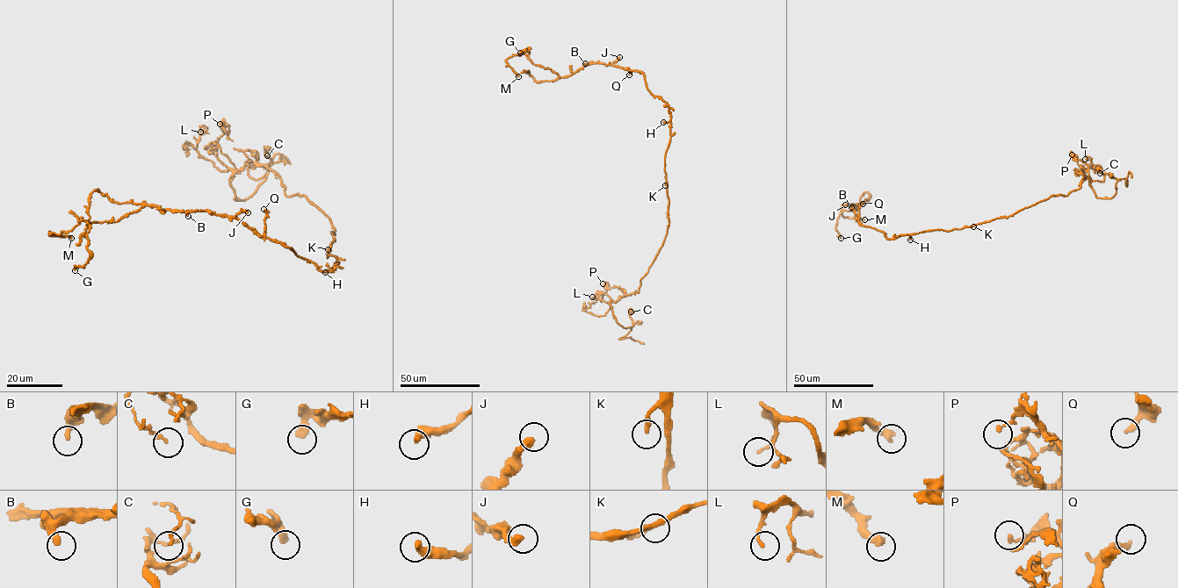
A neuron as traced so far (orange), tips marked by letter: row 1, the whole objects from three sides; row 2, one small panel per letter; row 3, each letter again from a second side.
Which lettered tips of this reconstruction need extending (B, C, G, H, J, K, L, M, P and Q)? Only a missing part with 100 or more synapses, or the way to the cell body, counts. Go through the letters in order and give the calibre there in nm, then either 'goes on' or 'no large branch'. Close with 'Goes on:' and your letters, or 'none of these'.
B: 280 nm thick; no large branch
C: 100 nm thick; no large branch
G: 360 nm thick; no large branch
H: 420 nm thick; no large branch
J: 380 nm thick; no large branch
K: 240 nm thick; no large branch
L: 140 nm thick; no large branch
M: 400 nm thick; no large branch
P: 150 nm thick; no large branch
Q: 240 nm thick; no large branch
Goes on: none of these

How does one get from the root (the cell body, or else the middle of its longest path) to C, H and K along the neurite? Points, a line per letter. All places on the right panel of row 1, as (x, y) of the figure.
C: (954, 229), (1066, 196), (1085, 177), (1097, 197), (1111, 198), (1117, 180), (1097, 168), (1100, 173)
H: (954, 229), (911, 233), (910, 240)
K: (954, 229), (973, 226)

